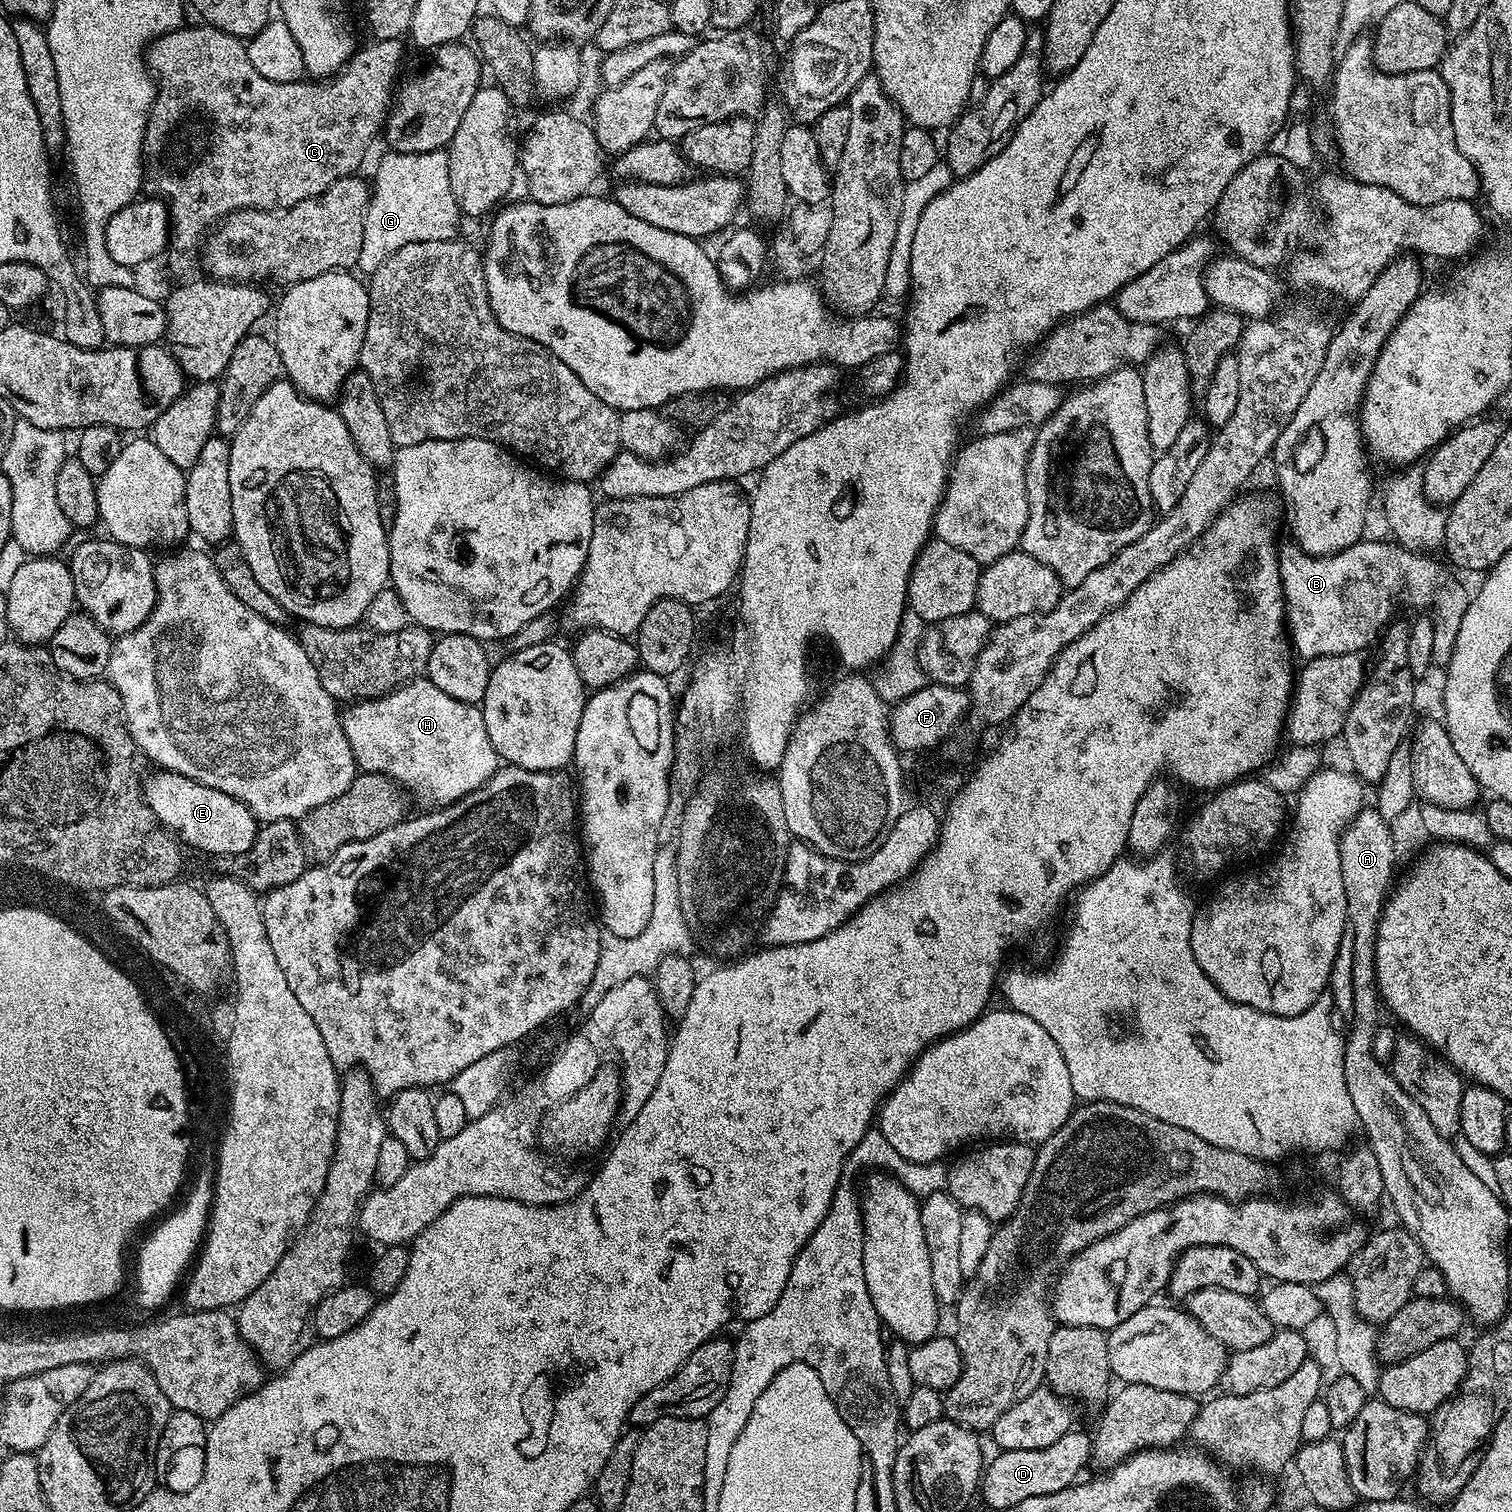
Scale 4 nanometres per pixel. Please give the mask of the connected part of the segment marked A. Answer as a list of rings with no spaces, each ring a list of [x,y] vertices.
[[[1365,806],[1340,835],[1342,886],[1346,890],[1350,952],[1368,954],[1368,942],[1376,940],[1378,922],[1384,902],[1390,895],[1392,875],[1396,872],[1398,861],[1391,832],[1392,825],[1389,820],[1384,818],[1375,806]]]

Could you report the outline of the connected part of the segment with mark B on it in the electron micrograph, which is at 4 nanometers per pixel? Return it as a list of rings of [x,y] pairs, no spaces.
[[[1362,538],[1330,556],[1305,556],[1293,540],[1284,540],[1278,554],[1285,615],[1293,651],[1303,661],[1318,657],[1363,653],[1393,619],[1398,599],[1420,609],[1434,608],[1436,634],[1433,663],[1447,666],[1462,617],[1471,600],[1470,590],[1458,582],[1438,561],[1403,544]]]

